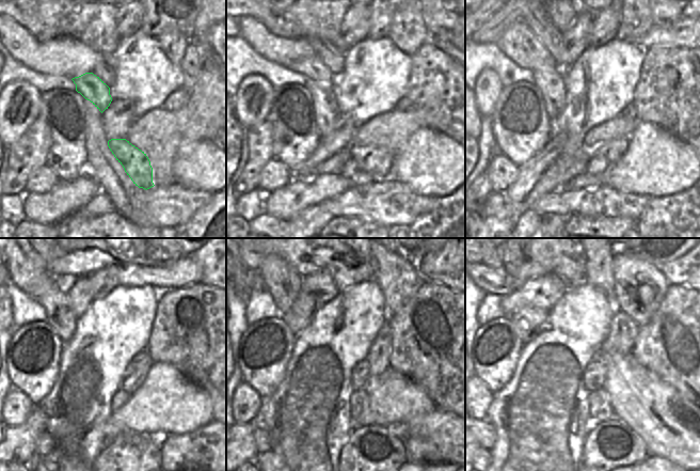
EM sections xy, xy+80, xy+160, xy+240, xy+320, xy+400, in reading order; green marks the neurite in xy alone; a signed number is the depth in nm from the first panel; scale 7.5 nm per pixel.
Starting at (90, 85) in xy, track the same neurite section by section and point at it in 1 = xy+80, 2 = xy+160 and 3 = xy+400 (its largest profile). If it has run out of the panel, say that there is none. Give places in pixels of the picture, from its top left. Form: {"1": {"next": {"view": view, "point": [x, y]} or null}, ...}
{"1": {"next": {"view": "xy+80", "point": [312, 67]}}, "2": {"next": {"view": "xy+160", "point": [518, 43]}}, "3": {"next": {"view": "xy+400", "point": [549, 260]}}}

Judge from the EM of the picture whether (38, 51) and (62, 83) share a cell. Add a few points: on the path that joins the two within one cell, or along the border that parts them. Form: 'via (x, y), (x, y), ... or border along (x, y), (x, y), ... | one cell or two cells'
border along (31, 68), (45, 74), (61, 74), (70, 79) | two cells

